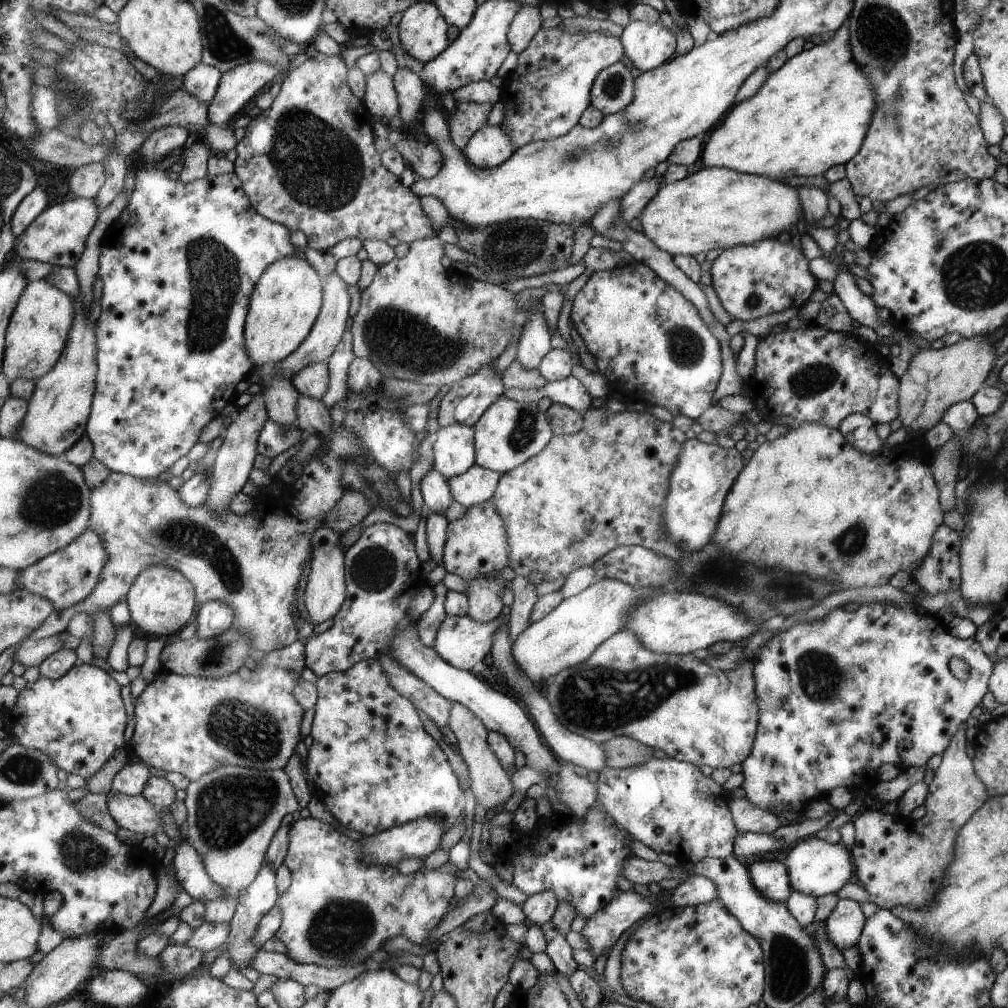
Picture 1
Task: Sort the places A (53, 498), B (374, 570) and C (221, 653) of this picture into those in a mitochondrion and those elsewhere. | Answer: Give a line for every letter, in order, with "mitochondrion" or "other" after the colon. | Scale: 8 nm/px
A: mitochondrion
B: mitochondrion
C: mitochondrion

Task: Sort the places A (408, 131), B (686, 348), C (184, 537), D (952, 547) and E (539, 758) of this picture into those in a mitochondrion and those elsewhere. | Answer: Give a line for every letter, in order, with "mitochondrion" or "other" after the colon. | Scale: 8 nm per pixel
A: other
B: mitochondrion
C: mitochondrion
D: other
E: other

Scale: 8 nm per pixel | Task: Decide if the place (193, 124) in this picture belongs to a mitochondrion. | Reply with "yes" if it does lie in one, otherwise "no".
no

